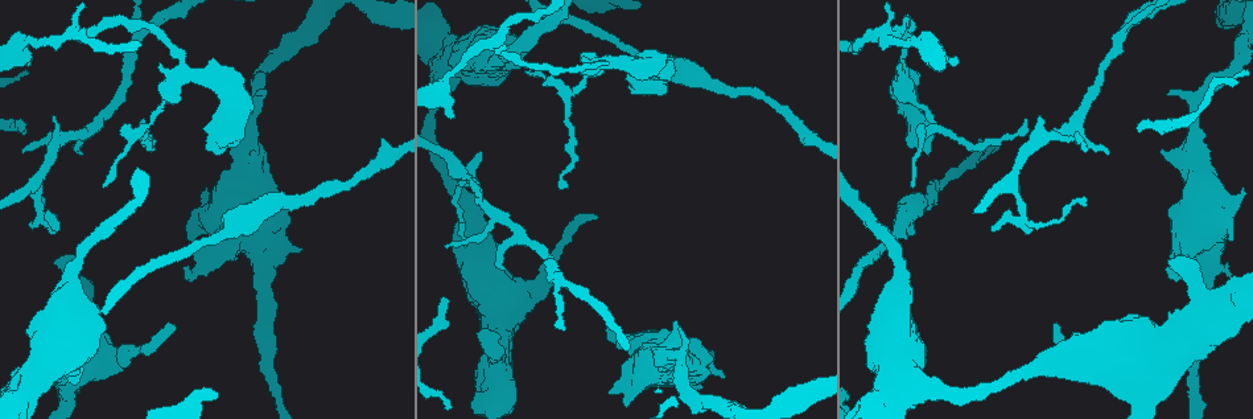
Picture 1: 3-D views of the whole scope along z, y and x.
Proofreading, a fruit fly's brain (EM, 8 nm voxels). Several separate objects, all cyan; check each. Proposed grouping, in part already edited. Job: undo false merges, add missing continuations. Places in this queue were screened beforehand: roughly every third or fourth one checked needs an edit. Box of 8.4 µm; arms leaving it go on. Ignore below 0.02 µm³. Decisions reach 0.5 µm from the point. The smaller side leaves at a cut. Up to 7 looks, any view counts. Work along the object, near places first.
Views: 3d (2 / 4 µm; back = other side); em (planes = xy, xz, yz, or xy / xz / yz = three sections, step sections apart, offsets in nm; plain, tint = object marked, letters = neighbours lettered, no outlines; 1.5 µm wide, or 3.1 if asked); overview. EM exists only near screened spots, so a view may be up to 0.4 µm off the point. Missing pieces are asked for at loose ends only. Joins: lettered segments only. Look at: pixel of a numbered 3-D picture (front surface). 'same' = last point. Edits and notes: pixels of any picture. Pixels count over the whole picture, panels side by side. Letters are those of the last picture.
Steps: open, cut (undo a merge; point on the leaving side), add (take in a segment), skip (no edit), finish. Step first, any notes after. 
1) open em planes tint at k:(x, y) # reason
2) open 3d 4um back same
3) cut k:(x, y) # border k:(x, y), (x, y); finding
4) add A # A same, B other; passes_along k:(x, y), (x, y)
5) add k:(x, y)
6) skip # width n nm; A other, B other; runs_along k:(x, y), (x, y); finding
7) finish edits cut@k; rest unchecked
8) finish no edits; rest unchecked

open em planes letters at 1:(218, 237) # sudden change in width

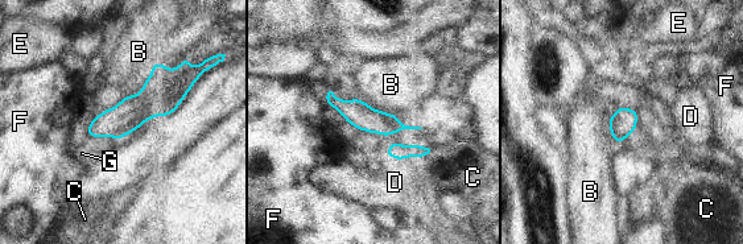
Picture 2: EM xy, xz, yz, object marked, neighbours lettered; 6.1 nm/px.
skip # B other, C other, D other, E other, F other, G other; border 2:(356, 96), (378, 110), (396, 115); continuous, no second neuron

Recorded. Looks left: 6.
open 3d 4um at 1:(1145, 318) # branch stops here

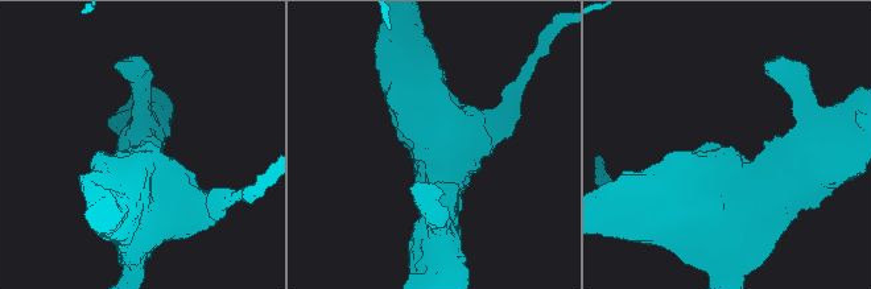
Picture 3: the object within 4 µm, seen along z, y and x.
open em xy step 4 letters at 3:(732, 146)

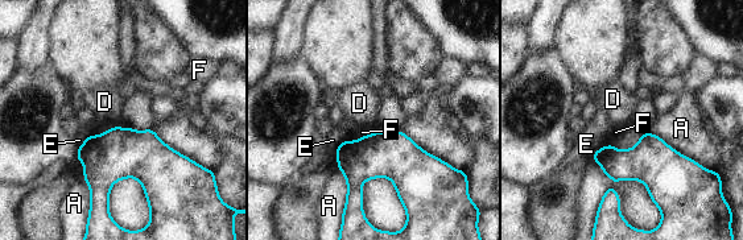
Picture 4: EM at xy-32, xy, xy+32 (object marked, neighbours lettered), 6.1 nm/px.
open em planes letters same # another direction

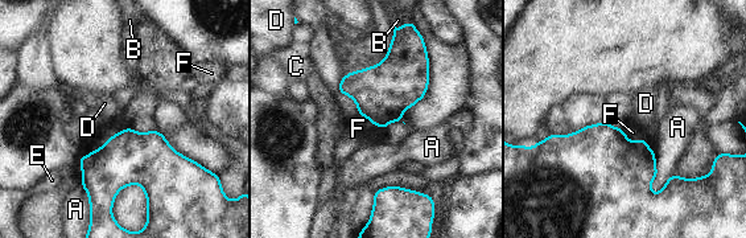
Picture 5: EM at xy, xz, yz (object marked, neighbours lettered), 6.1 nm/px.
skip # A other, B other, C other, D other, E other, F other; border 5:(128, 126), (90, 150); no lettered segment goes on from it

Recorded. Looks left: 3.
open 3d 2um back at 1:(1083, 206) # branch stops here

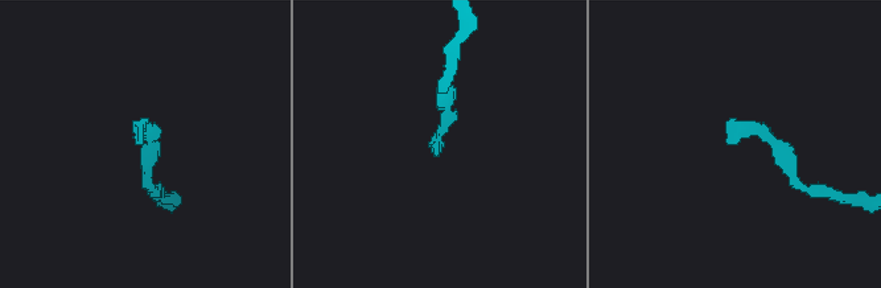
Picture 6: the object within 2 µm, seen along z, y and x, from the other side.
open em planes letters at 6:(729, 140) # shape alone is not enough

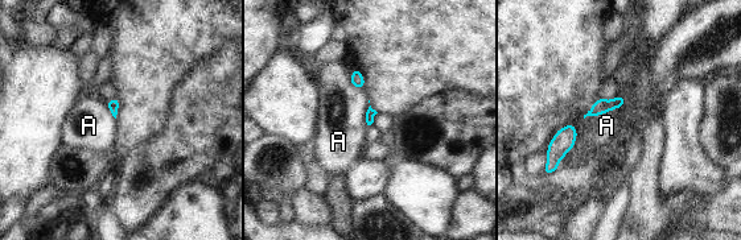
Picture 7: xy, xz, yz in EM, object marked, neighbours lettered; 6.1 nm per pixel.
skip # longest_contact A 220 nm; A other; border 7:(624, 95), (621, 107), (597, 116); none of them fits

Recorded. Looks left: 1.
finish no edits; rest unchecked

